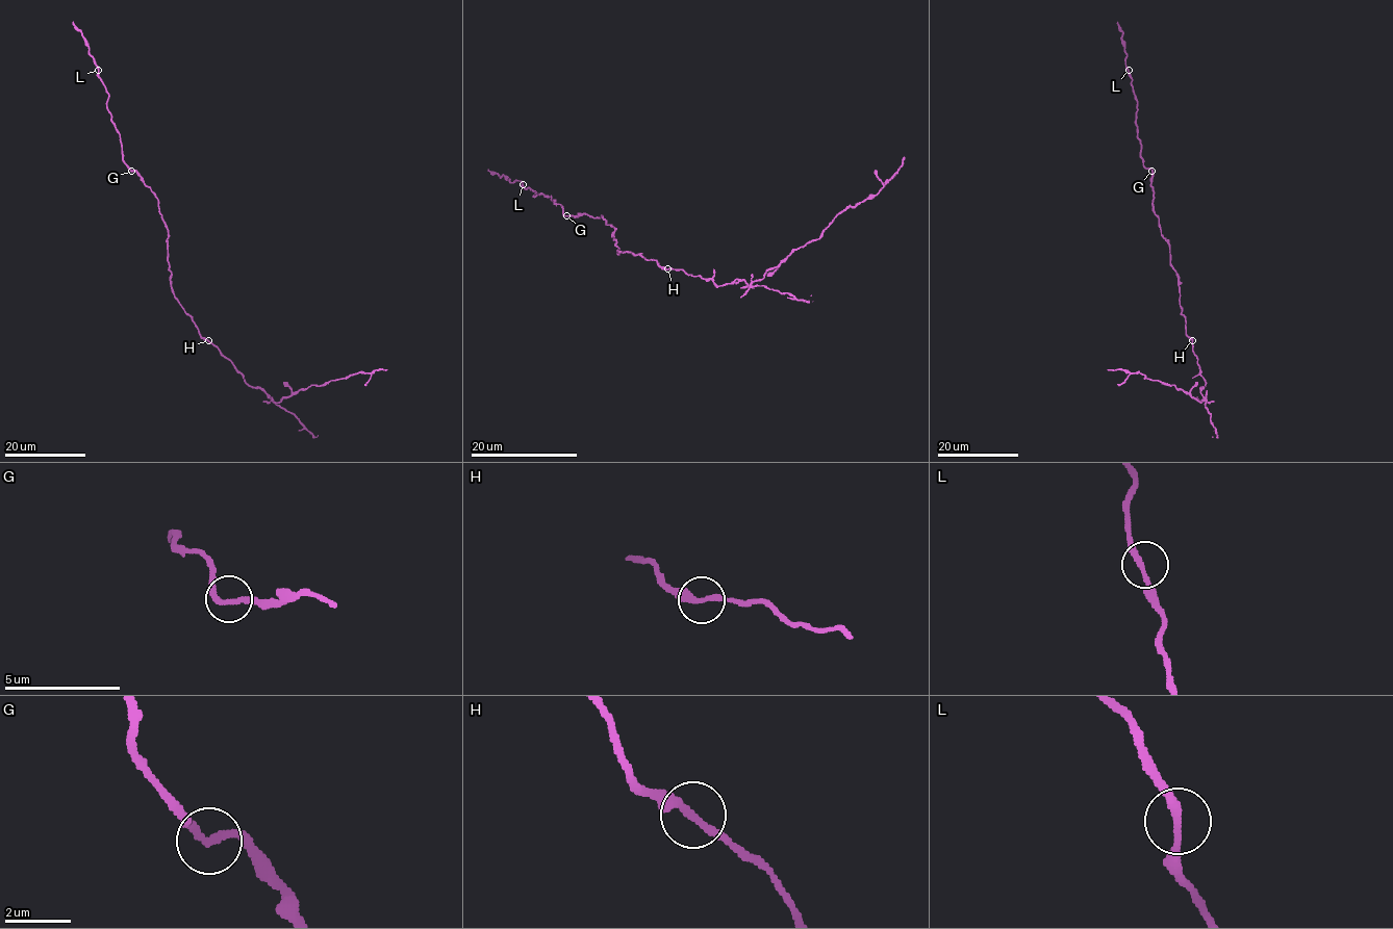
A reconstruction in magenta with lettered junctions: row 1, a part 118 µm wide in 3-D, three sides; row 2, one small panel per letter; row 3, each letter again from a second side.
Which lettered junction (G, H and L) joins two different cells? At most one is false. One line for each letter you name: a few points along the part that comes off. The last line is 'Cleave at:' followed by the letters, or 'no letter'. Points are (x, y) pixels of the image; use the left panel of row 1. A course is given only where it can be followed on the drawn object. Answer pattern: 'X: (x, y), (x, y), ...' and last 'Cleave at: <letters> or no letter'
H: (207, 340), (249, 385), (262, 389), (278, 403), (311, 385), (358, 372), (386, 369)
Cleave at: H

